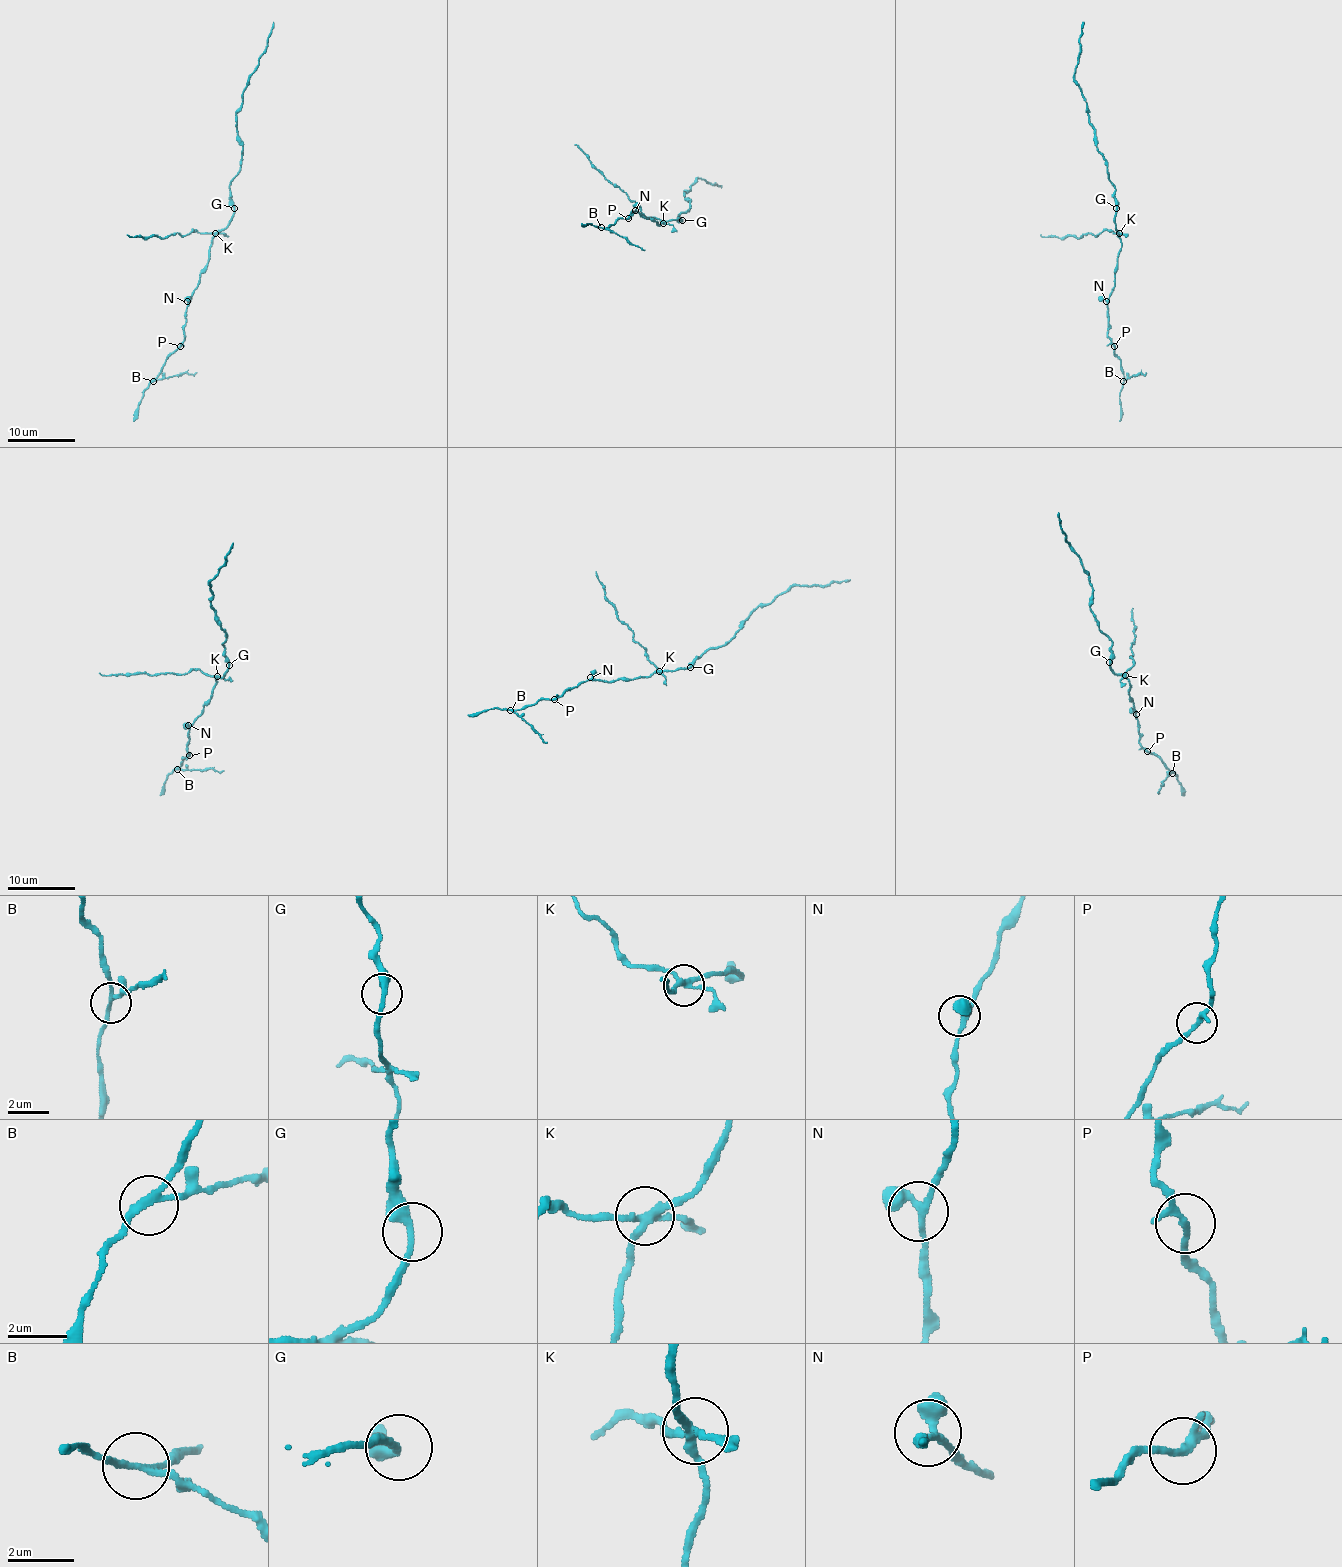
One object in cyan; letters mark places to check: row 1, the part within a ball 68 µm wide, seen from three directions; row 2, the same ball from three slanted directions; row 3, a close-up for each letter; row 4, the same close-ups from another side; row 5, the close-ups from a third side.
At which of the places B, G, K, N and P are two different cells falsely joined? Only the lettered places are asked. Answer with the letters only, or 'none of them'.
B, K

